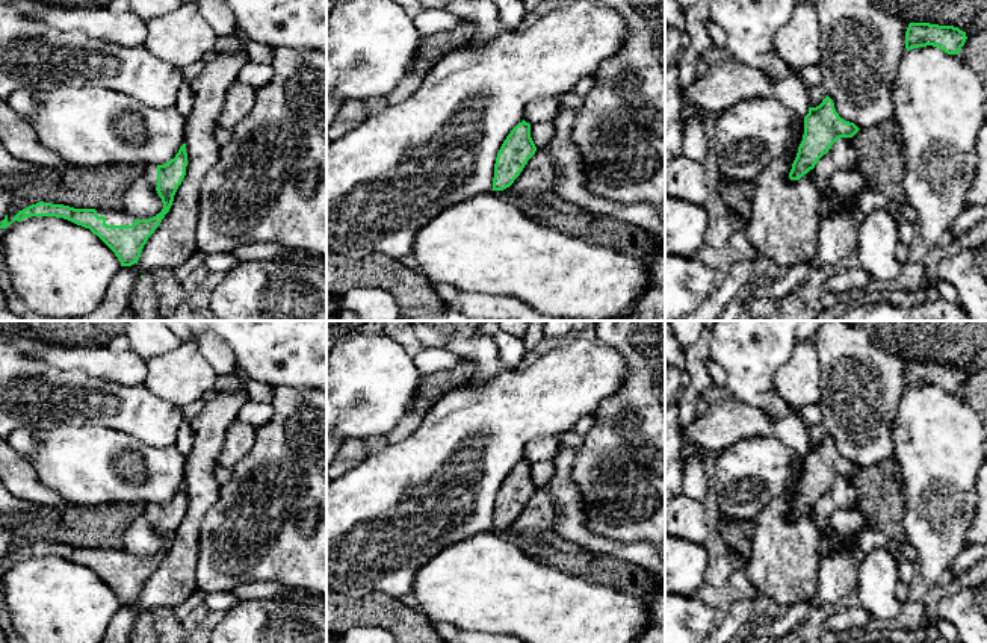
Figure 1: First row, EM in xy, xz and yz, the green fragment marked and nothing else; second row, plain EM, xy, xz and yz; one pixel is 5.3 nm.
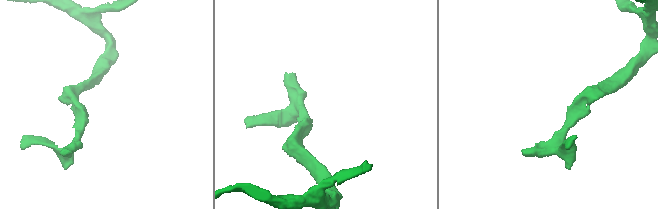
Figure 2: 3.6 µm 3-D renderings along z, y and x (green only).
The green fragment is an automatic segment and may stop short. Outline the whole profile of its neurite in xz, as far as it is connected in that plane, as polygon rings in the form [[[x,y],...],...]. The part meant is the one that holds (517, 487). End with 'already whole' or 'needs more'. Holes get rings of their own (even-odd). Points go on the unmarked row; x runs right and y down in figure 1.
[[[523,458],[511,469],[497,492],[491,530],[509,527],[535,490],[531,463]]] | already whole

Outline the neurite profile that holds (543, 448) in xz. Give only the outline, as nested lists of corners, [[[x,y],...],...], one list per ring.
[[[538,436],[524,445],[524,460],[529,463],[540,463],[556,460],[559,451],[558,436]]]

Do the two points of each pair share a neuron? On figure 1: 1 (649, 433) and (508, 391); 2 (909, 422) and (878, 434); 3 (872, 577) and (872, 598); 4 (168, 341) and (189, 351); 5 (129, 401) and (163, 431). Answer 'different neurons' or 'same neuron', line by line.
1: different neurons
2: different neurons
3: same neuron
4: different neurons
5: same neuron

